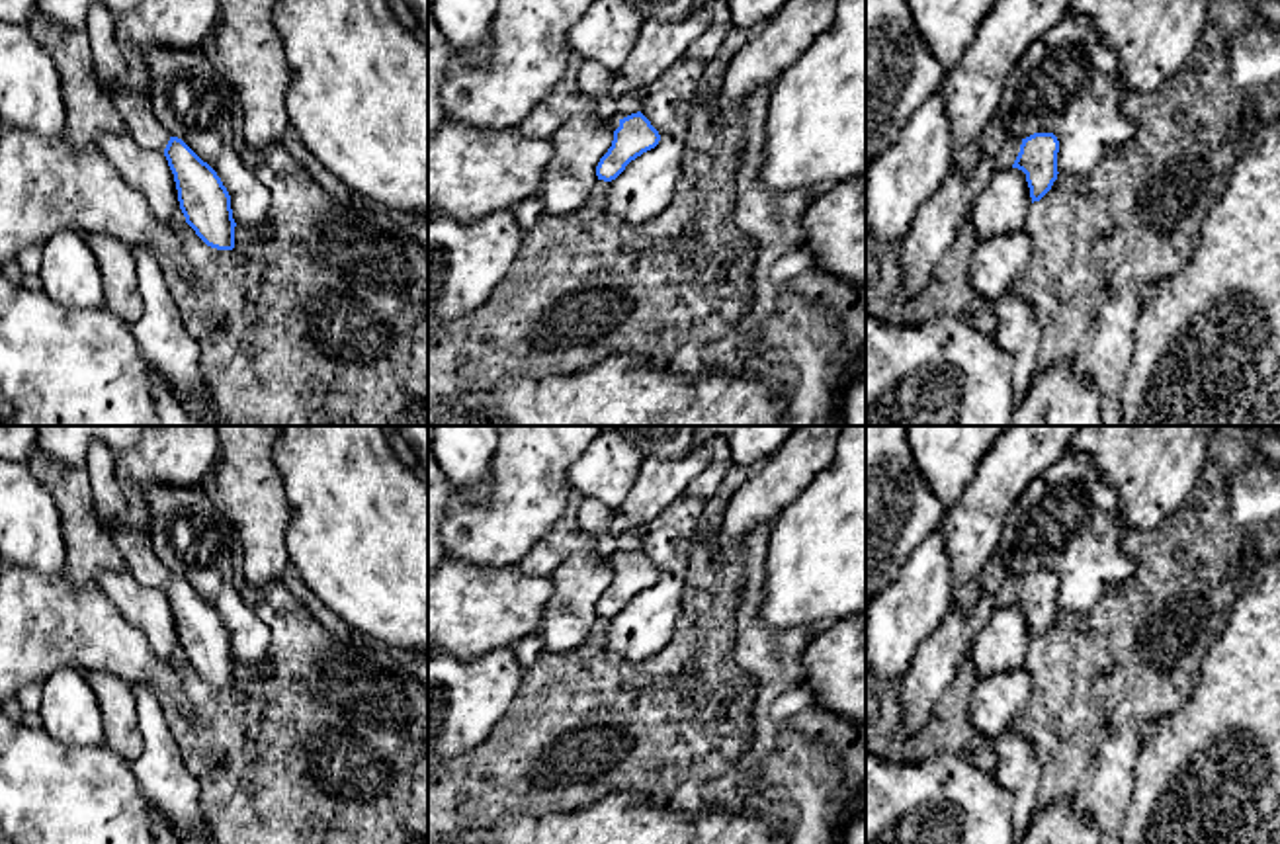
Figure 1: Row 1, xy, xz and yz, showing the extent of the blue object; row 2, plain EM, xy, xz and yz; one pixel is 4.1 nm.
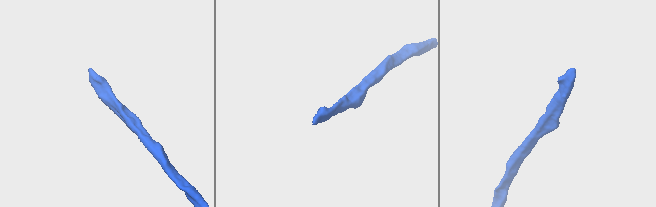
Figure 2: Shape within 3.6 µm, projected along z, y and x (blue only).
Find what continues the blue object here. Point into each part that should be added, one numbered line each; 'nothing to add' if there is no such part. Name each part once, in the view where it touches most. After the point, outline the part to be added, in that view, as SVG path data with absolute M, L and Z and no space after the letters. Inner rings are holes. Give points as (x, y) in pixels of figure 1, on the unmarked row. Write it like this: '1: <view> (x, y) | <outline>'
1: yz (1011, 587) | M1008 576L997 594L997 606L1006 608L1014 602L1020 590L1022 576Z

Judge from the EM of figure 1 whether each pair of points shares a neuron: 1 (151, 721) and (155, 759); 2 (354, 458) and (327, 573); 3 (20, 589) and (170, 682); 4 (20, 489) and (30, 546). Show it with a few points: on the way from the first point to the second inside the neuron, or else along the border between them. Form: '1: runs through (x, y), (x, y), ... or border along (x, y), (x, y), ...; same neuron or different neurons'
1: runs through (155, 731), (155, 749); same neuron
2: runs through (352, 487), (352, 544); same neuron
3: runs through (57, 626), (81, 628), (116, 645), (133, 661); same neuron
4: runs through (20, 503), (28, 532); same neuron

